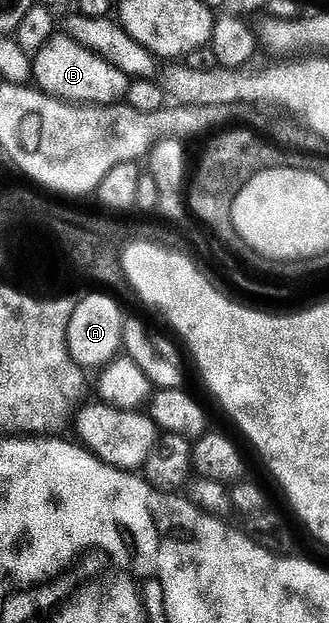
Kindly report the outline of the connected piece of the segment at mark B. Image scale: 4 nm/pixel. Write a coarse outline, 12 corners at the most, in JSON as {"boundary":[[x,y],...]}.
{"boundary":[[65,32],[33,55],[37,89],[87,107],[121,103],[124,72]]}

